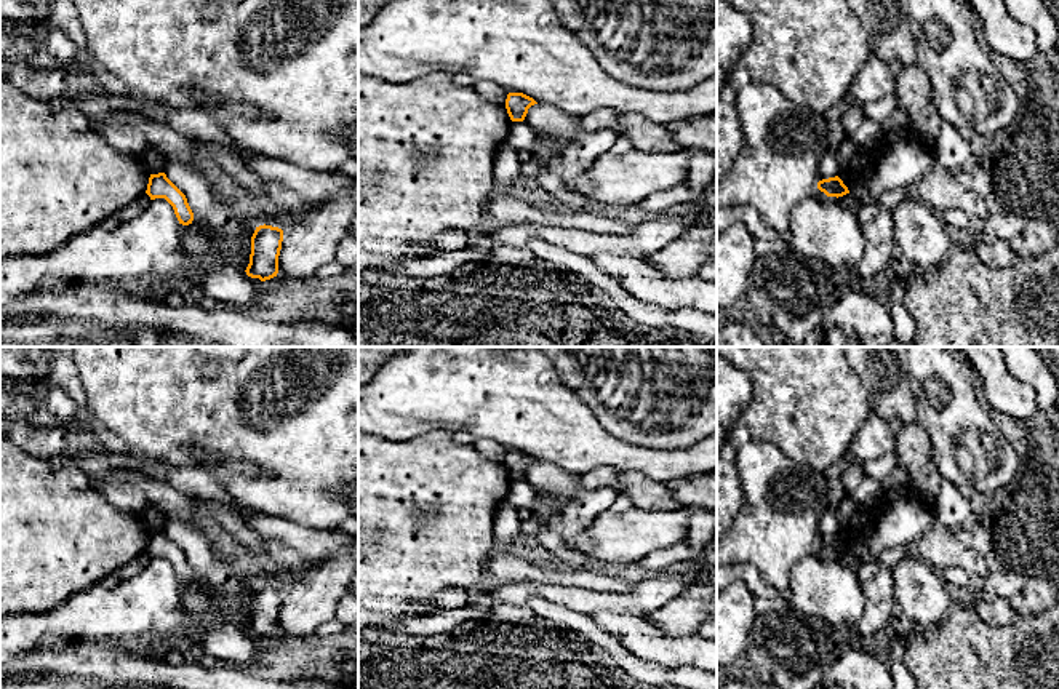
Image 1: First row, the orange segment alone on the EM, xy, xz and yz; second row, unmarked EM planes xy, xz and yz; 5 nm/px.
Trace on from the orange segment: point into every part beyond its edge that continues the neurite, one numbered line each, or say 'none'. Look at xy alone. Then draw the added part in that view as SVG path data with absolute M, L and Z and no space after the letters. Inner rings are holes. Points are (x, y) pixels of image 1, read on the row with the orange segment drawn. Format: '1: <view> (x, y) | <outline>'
none

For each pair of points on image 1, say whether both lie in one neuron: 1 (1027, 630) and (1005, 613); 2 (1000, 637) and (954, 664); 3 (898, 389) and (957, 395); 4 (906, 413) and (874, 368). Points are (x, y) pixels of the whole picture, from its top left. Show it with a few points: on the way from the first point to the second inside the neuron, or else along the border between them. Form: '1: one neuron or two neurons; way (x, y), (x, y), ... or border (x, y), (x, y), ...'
1: two neurons; border (976, 609), (997, 625), (1016, 614)
2: one neuron; way (989, 637), (981, 637), (965, 653)
3: two neurons; border (903, 363), (912, 381)
4: one neuron; way (896, 402), (890, 395), (885, 379)

